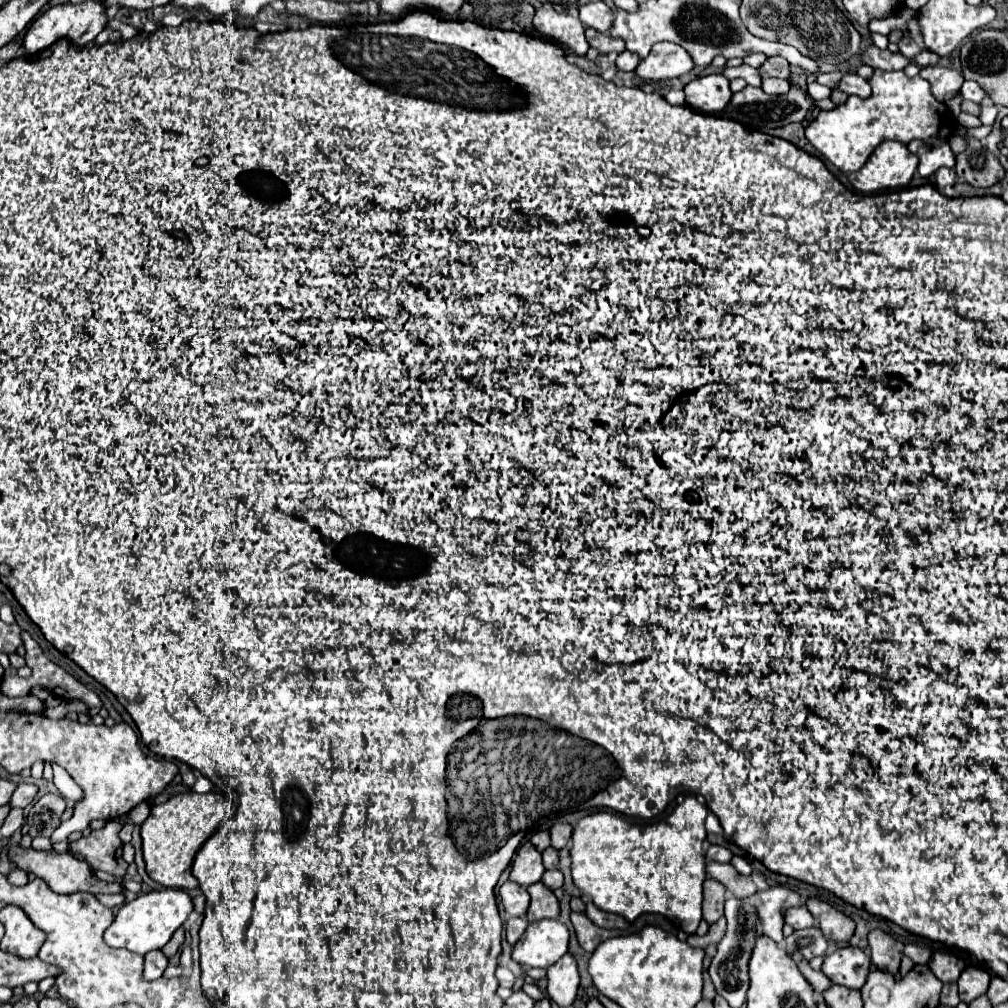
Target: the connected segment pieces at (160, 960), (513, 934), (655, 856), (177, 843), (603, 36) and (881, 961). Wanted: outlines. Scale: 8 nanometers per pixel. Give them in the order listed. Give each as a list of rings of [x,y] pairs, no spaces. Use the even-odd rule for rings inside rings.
[[[152,951],[150,955],[144,955],[144,977],[148,981],[162,977],[164,969],[168,967],[168,957],[164,957],[162,951]]]
[[[508,919],[508,923],[506,923],[506,939],[508,939],[508,943],[516,945],[516,941],[522,937],[526,927],[528,927],[526,919]]]
[[[688,795],[684,803],[680,803],[672,819],[656,823],[644,823],[634,819],[624,819],[620,815],[612,815],[608,811],[598,811],[582,817],[572,833],[572,879],[574,885],[588,893],[594,905],[602,911],[622,915],[628,921],[634,921],[643,913],[660,914],[668,919],[676,928],[694,935],[698,923],[702,919],[702,883],[706,879],[706,859],[702,851],[702,843],[706,839],[704,821],[708,817],[708,807],[700,803],[694,795]]]
[[[180,793],[162,805],[152,805],[150,817],[144,821],[142,851],[146,861],[146,873],[164,887],[196,889],[198,879],[192,875],[192,861],[204,841],[216,831],[226,815],[226,797],[222,793]]]
[[[586,29],[586,39],[588,39],[588,43],[590,43],[590,47],[596,47],[600,53],[612,53],[612,51],[616,51],[616,53],[622,53],[624,49],[626,49],[626,45],[624,45],[624,41],[622,39],[614,39],[612,35],[608,35],[608,33],[600,33],[600,31],[596,31],[596,29]]]
[[[870,931],[868,943],[872,949],[872,961],[876,967],[882,967],[884,971],[896,973],[900,969],[900,951],[896,947],[896,939],[884,931]]]

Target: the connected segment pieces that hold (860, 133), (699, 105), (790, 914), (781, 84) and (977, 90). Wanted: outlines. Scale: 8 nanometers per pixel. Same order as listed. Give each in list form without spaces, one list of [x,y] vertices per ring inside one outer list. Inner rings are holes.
[[[876,69],[870,87],[870,99],[850,95],[848,101],[834,111],[820,111],[818,119],[806,127],[806,139],[840,171],[858,171],[882,141],[894,139],[906,145],[912,139],[928,139],[934,135],[948,137],[952,133],[954,119],[948,107],[930,95],[930,85],[920,75],[906,77],[904,71]]]
[[[722,73],[694,79],[684,87],[684,93],[686,93],[686,103],[704,113],[718,113],[732,99],[730,81]]]
[[[800,905],[800,907],[790,907],[786,911],[786,923],[792,925],[796,931],[798,929],[806,929],[806,927],[812,927],[814,925],[814,917],[810,915],[810,911]]]
[[[764,79],[762,83],[762,91],[768,95],[784,95],[790,87],[790,83],[786,79]]]
[[[964,81],[960,93],[962,93],[964,99],[974,101],[974,103],[980,103],[980,101],[984,99],[984,95],[986,95],[986,93],[982,91],[982,87],[980,87],[976,81]]]

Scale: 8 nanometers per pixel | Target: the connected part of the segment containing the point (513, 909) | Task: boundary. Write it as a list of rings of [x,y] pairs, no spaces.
[[[506,881],[500,887],[500,897],[502,897],[504,909],[512,917],[526,917],[528,903],[530,903],[530,895],[528,895],[526,887],[522,887],[522,885],[514,883],[514,881]]]

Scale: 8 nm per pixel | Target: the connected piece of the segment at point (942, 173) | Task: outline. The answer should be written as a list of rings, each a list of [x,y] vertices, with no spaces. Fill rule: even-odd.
[[[942,167],[934,173],[934,179],[936,179],[936,187],[944,189],[946,185],[954,185],[956,183],[956,172],[954,168]]]

